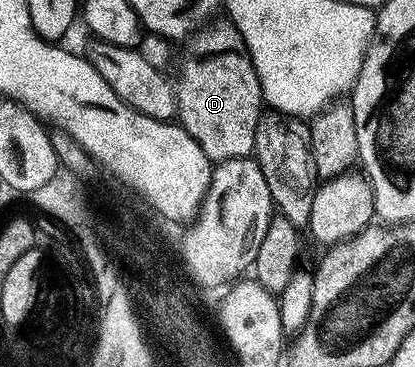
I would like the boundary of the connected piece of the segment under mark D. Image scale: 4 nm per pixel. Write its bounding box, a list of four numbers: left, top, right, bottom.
[175,21,264,163]

